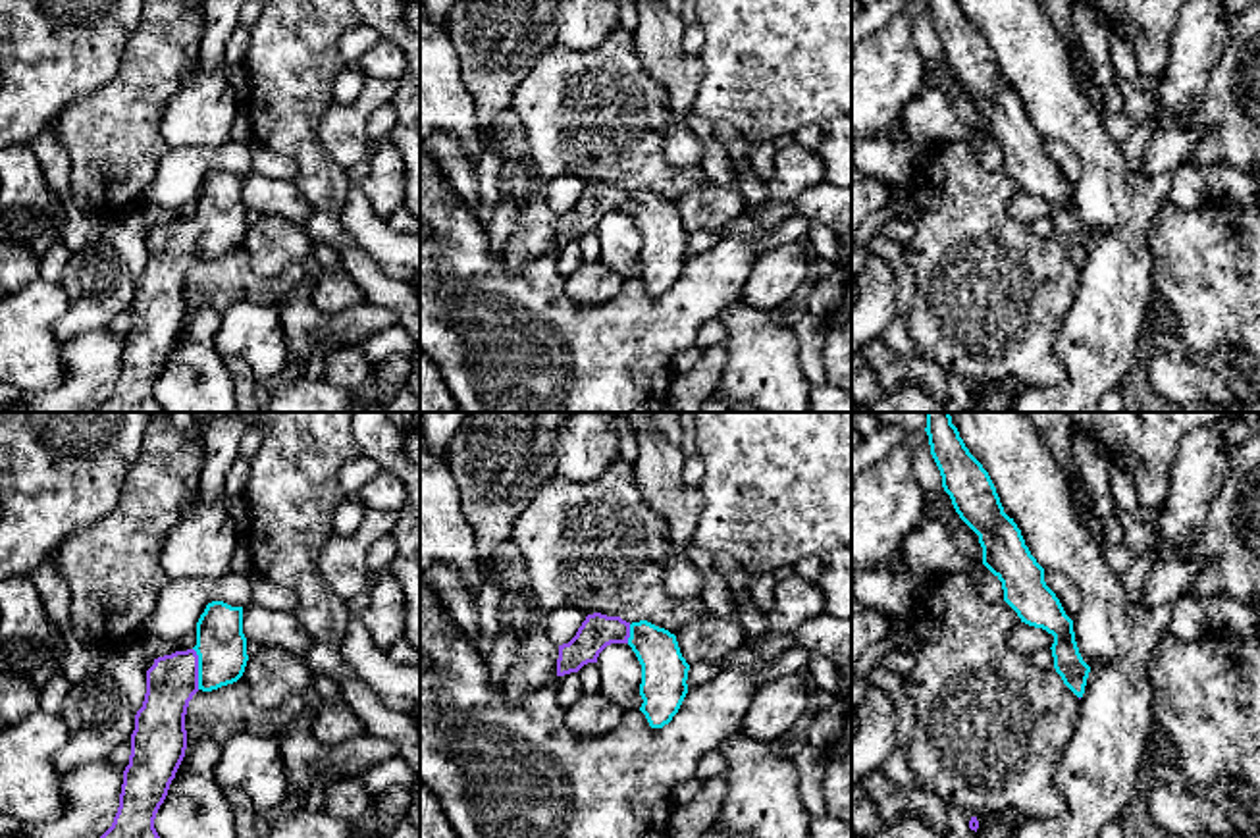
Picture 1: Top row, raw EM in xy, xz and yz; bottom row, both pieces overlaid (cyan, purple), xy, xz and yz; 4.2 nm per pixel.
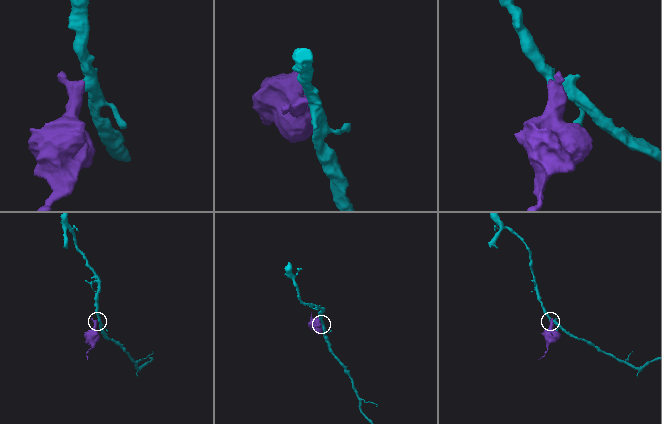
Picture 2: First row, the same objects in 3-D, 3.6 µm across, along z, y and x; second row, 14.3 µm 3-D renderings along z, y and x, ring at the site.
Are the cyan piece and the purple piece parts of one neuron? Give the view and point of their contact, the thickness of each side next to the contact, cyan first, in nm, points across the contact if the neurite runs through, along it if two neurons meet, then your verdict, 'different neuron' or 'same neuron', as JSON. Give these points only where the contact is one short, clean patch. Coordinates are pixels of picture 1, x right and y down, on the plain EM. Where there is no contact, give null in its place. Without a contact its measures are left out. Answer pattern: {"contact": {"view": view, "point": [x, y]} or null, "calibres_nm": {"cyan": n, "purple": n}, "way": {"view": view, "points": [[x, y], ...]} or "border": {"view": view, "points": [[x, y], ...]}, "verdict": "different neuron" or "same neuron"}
{"contact": {"view": "xy", "point": [199, 237]}, "calibres_nm": {"cyan": 200, "purple": 220}, "way": {"view": "xy", "points": [[220, 210], [220, 216], [199, 237], [172, 249]]}, "verdict": "same neuron"}

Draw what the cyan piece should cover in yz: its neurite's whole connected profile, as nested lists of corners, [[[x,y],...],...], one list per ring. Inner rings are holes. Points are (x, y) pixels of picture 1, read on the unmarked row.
[[[927,0],[942,56],[959,87],[979,104],[983,133],[1002,150],[1004,170],[1021,191],[1054,204],[1054,237],[1083,266],[1090,235],[1083,229],[1073,189],[1044,150],[1044,137],[1031,123],[1021,98],[1004,81],[996,56],[969,21],[959,0]]]

